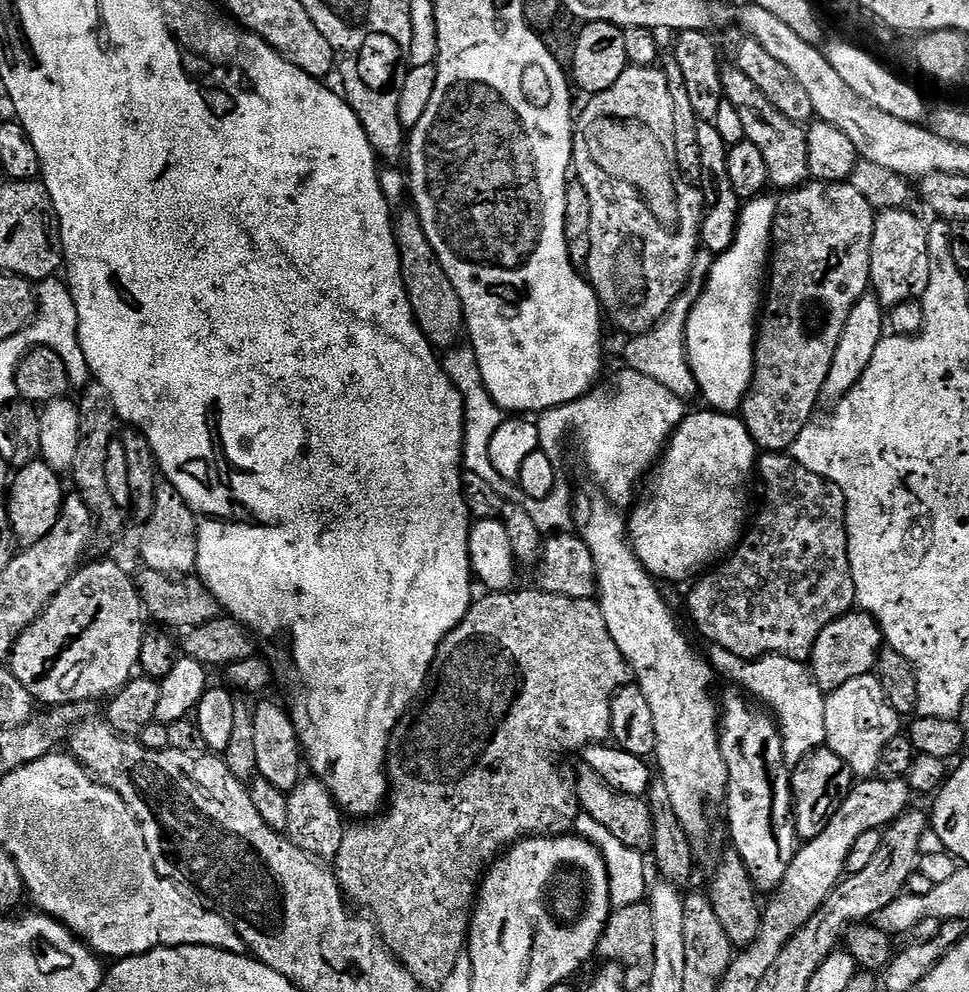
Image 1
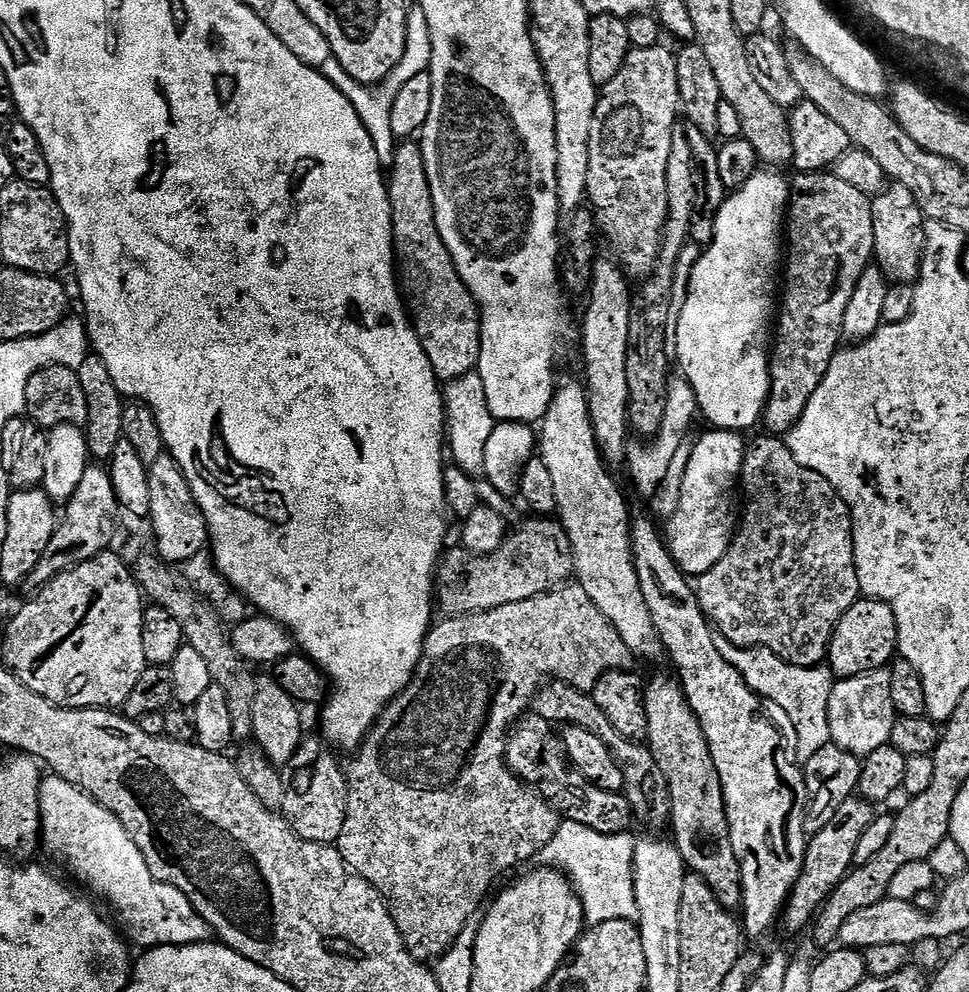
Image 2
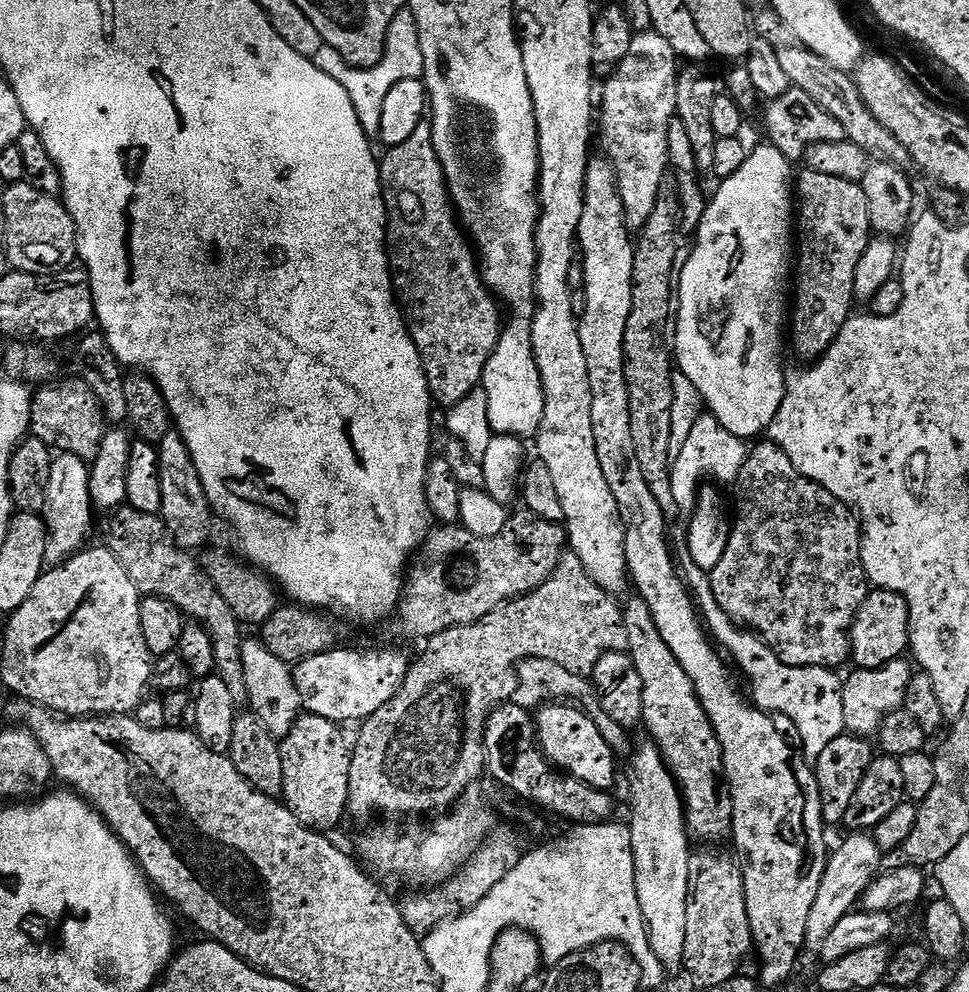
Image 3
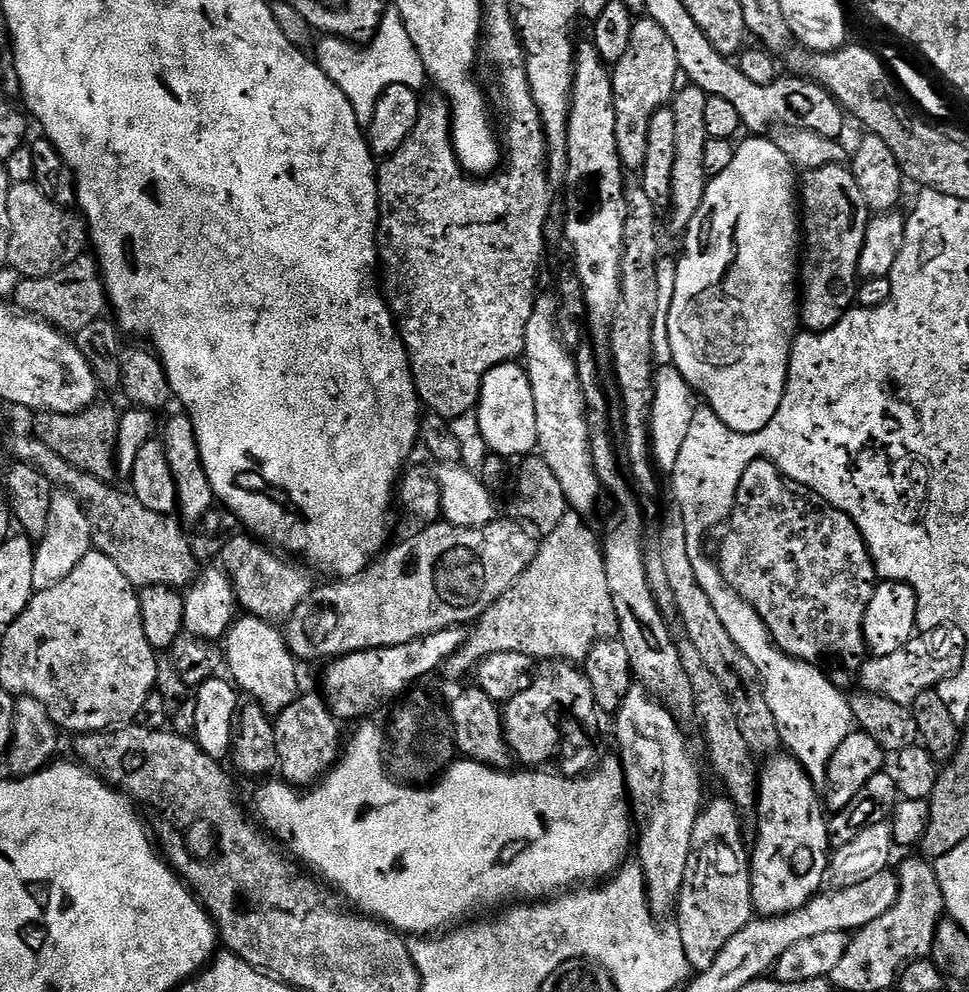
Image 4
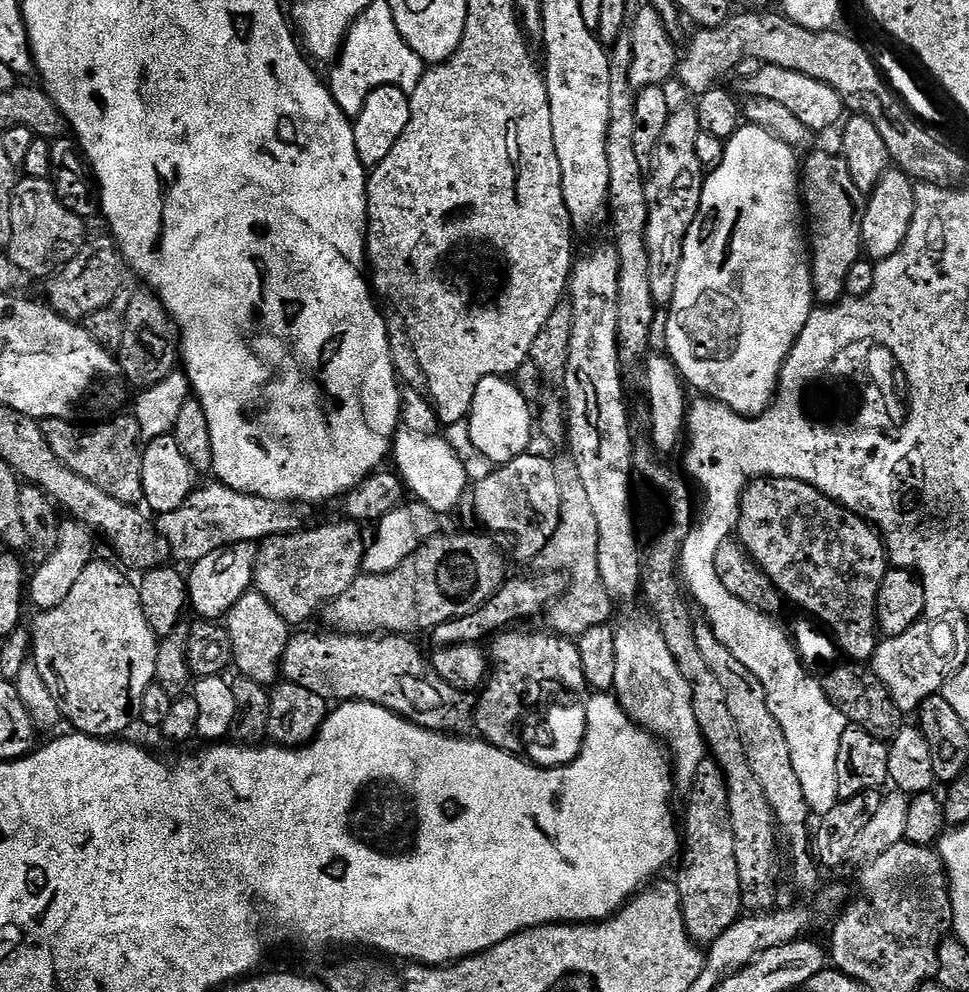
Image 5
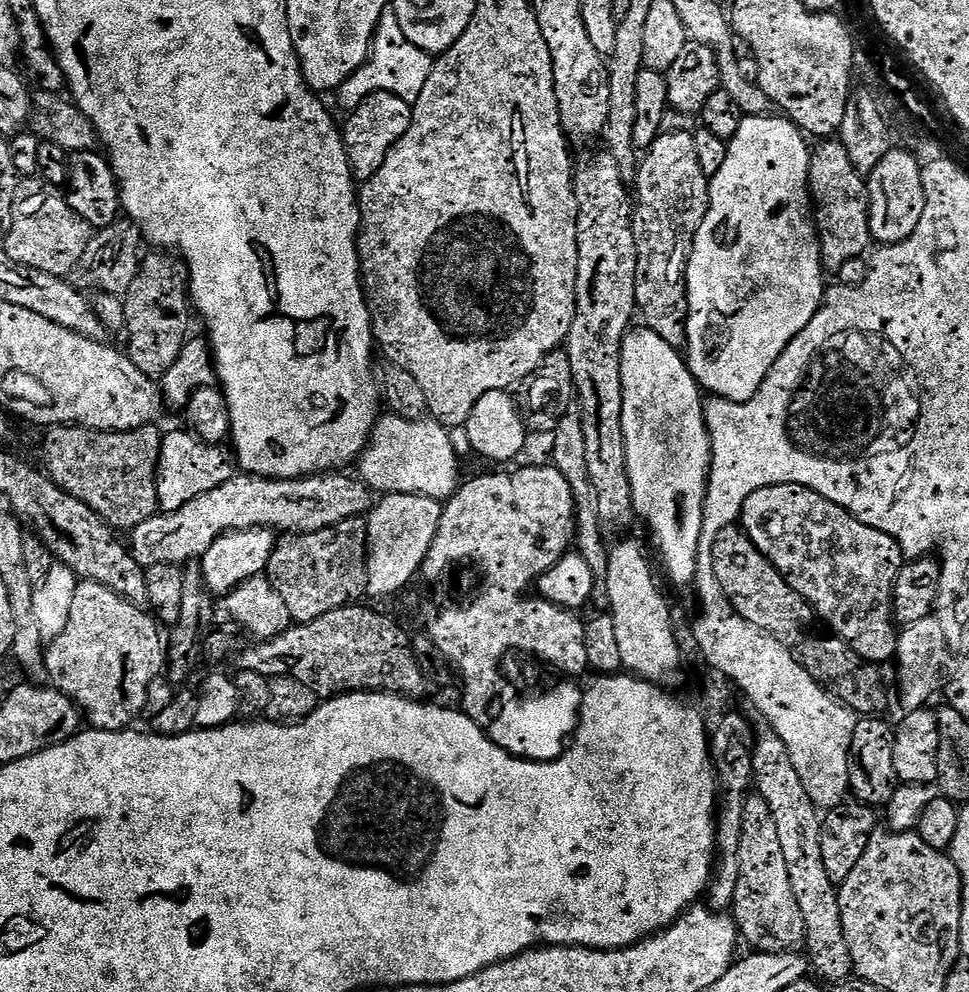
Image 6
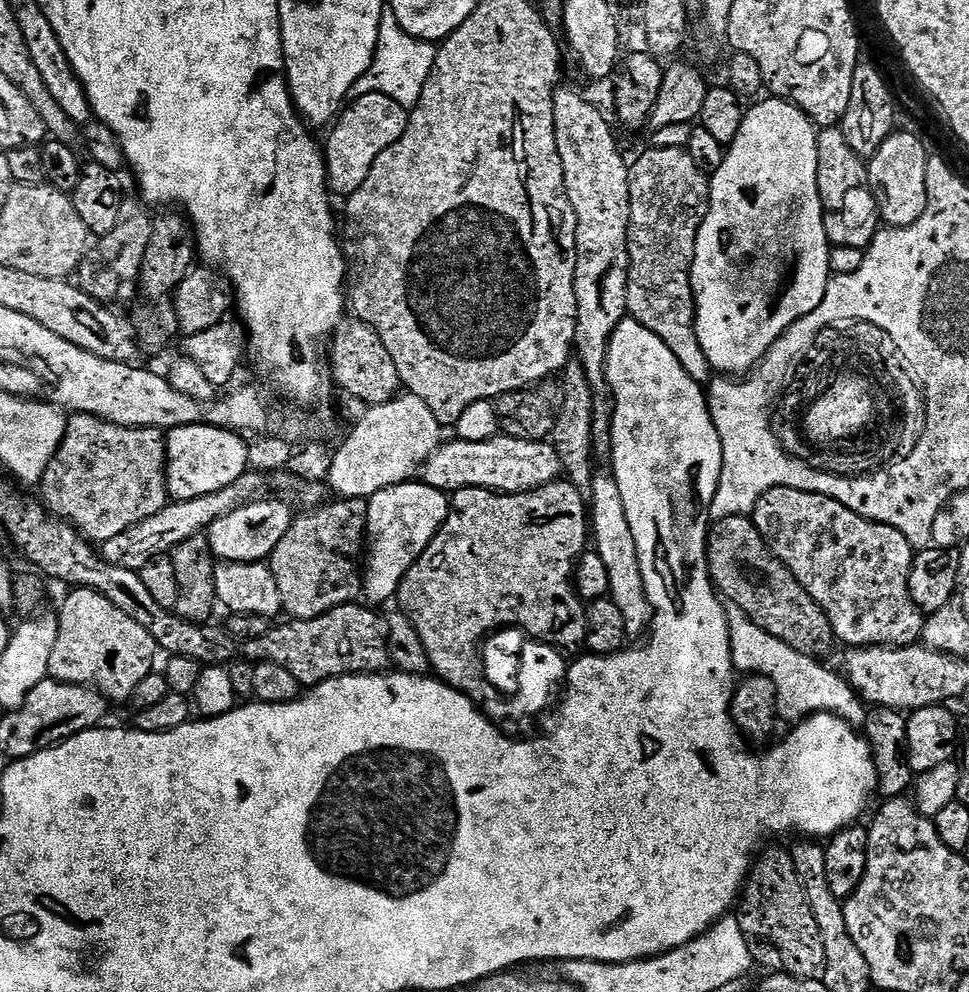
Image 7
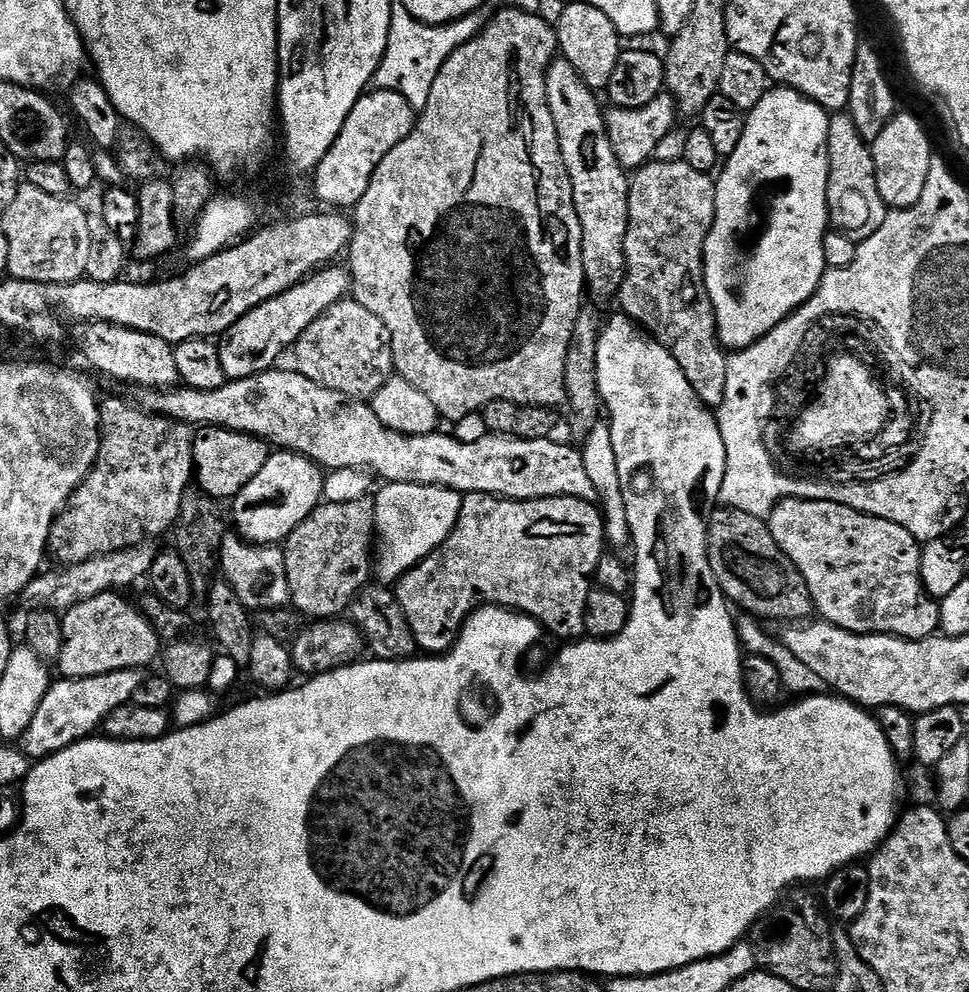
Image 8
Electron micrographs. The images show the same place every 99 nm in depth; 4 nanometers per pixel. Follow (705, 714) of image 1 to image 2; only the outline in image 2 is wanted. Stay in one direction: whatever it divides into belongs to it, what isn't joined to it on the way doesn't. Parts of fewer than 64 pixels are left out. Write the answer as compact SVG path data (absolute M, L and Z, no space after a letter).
M561 383L552 395L548 412L538 428L538 456L546 462L550 478L554 478L555 515L570 538L575 579L582 590L590 594L590 602L606 614L622 642L630 646L633 656L641 661L663 657L664 645L650 618L634 570L628 504L619 486L608 477L609 469L600 455L594 426L590 422L588 393L583 383Z

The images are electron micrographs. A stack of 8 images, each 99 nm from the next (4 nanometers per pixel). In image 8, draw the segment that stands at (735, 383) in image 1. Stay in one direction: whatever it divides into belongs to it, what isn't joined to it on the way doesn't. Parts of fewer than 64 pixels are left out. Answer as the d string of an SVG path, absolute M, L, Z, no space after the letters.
M773 87L747 113L740 141L714 180L716 212L704 239L702 288L711 305L721 348L750 347L812 297L824 276L824 237L828 218L829 113L793 88Z

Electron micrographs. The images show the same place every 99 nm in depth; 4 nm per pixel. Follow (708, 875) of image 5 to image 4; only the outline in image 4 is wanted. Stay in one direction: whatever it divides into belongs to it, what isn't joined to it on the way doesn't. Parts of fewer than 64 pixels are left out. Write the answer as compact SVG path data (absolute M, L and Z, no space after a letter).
M727 798L712 800L700 809L690 838L690 854L684 871L684 884L675 905L675 927L680 930L689 969L705 972L714 958L754 918L750 852L744 848L740 833L740 816L735 804Z

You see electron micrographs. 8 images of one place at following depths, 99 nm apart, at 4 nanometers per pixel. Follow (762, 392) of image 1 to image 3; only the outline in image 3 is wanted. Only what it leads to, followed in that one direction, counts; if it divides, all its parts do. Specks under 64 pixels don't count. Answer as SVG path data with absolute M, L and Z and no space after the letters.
M801 171L798 176L798 255L794 260L794 303L790 308L790 344L808 362L815 362L838 338L842 326L853 315L854 274L873 235L863 187L855 180L834 178L834 174Z

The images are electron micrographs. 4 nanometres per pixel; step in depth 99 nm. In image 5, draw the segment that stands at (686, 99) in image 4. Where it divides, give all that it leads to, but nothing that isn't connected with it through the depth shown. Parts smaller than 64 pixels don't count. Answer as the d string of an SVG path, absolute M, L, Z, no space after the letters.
M677 107L666 124L660 145L654 153L656 165L650 168L650 175L646 180L649 202L646 240L650 254L650 288L654 290L654 298L660 306L672 303L686 234L702 202L706 173L698 162L699 133L700 119L695 107Z

